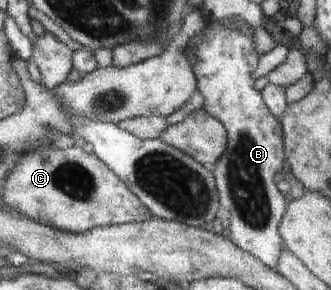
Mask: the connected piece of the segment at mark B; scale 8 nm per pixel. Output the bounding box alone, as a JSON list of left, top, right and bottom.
[191,22,288,270]

